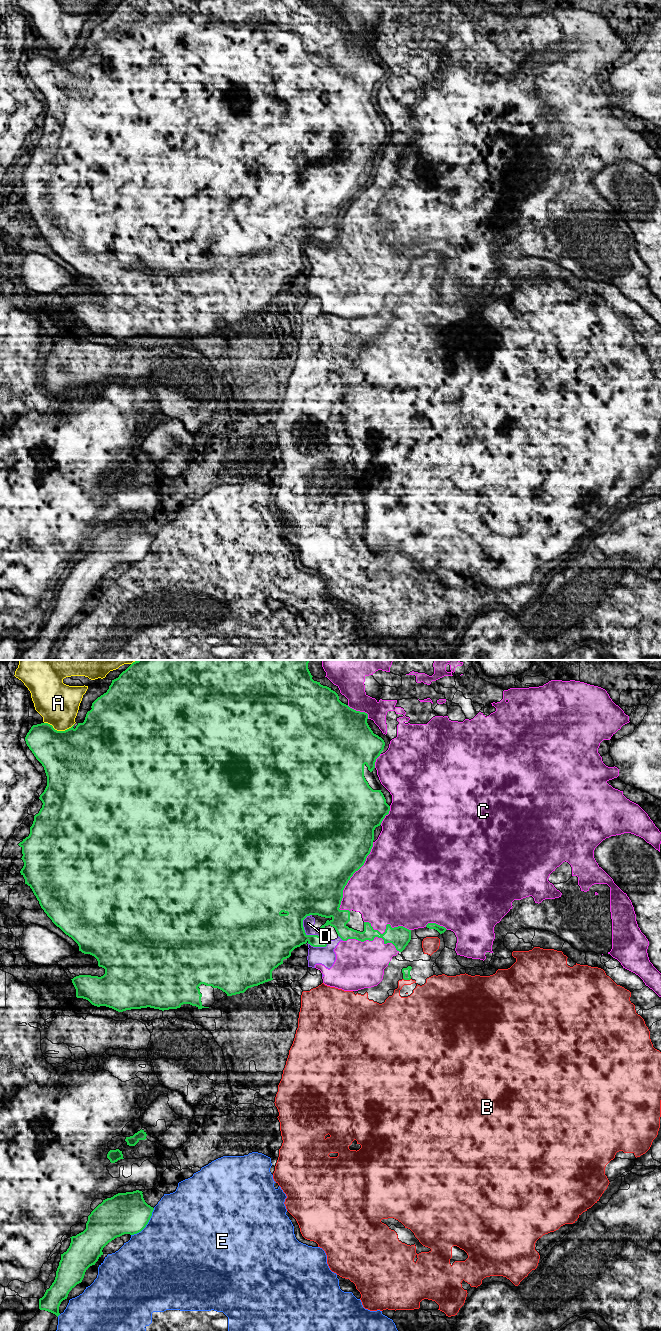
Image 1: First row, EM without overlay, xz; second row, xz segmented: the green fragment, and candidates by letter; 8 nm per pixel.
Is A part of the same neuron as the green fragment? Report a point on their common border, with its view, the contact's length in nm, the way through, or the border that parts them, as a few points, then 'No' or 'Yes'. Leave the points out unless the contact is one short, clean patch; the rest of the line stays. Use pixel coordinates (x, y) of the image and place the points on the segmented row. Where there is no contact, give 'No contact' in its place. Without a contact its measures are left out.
Touches green at xz (59, 731). Shared border 240 nm. No

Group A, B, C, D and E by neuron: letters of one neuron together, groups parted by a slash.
A / B / C D / E

